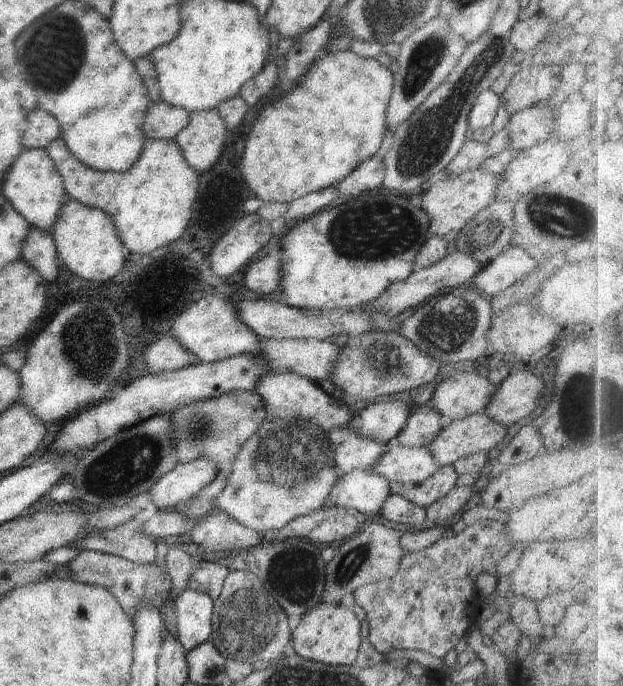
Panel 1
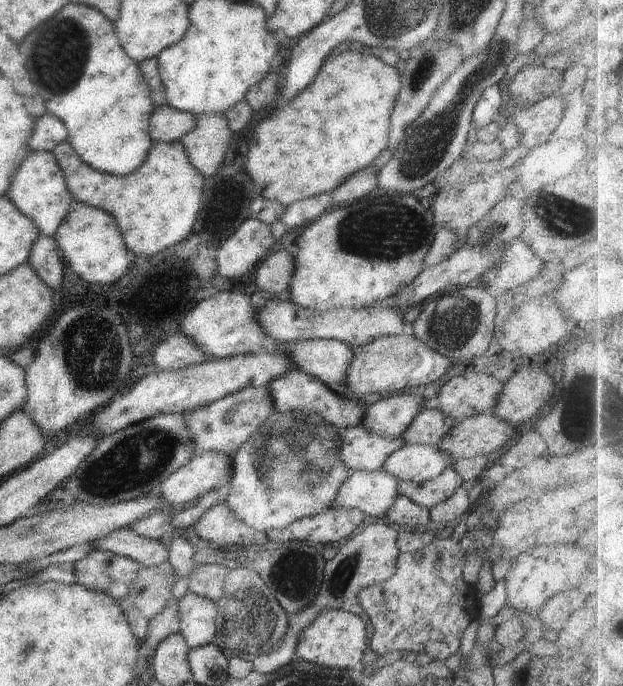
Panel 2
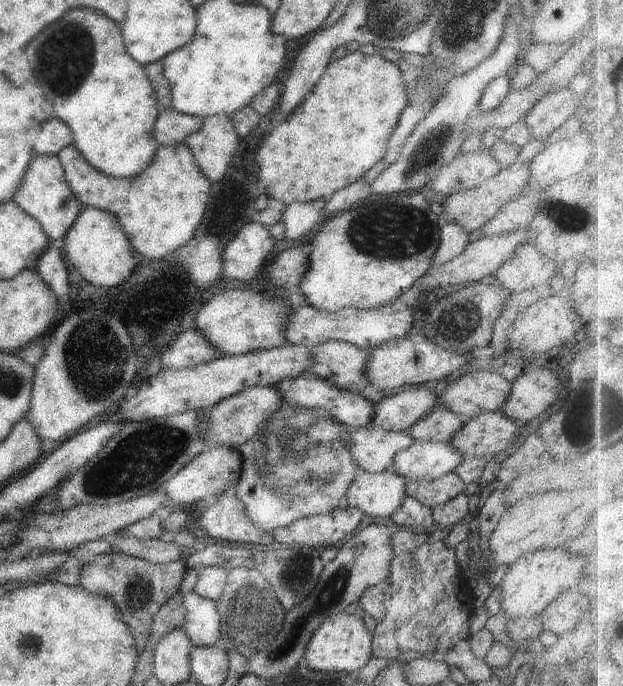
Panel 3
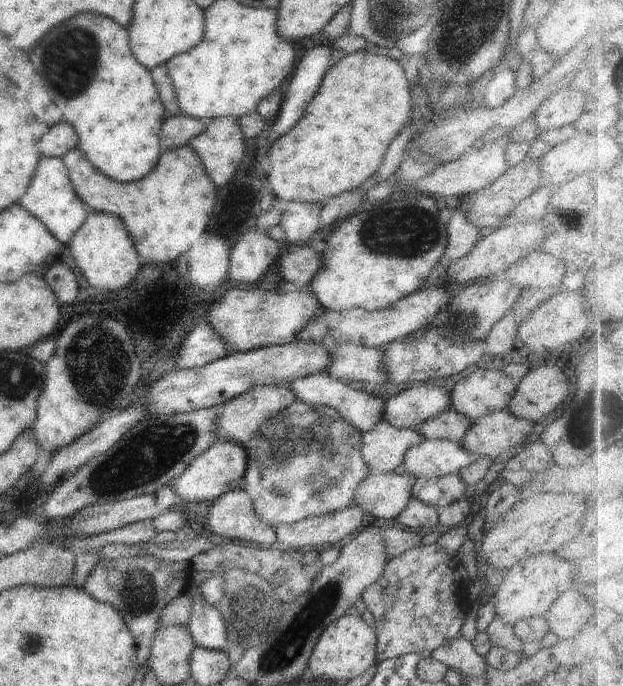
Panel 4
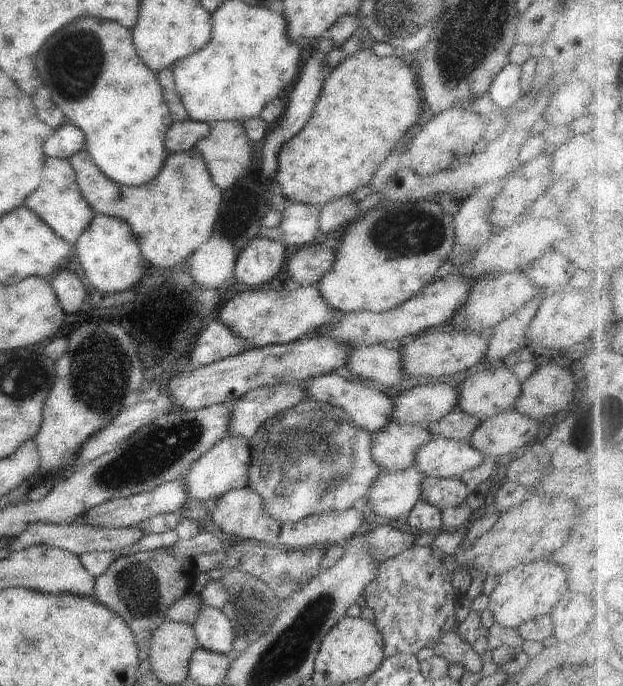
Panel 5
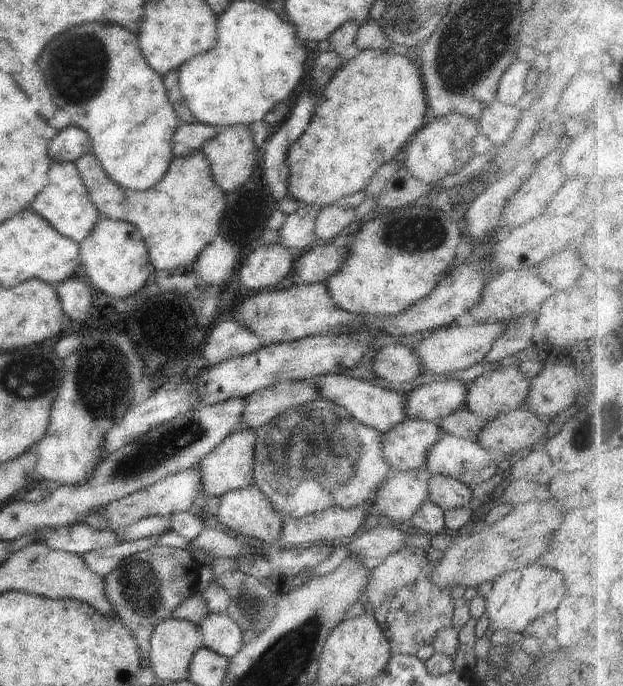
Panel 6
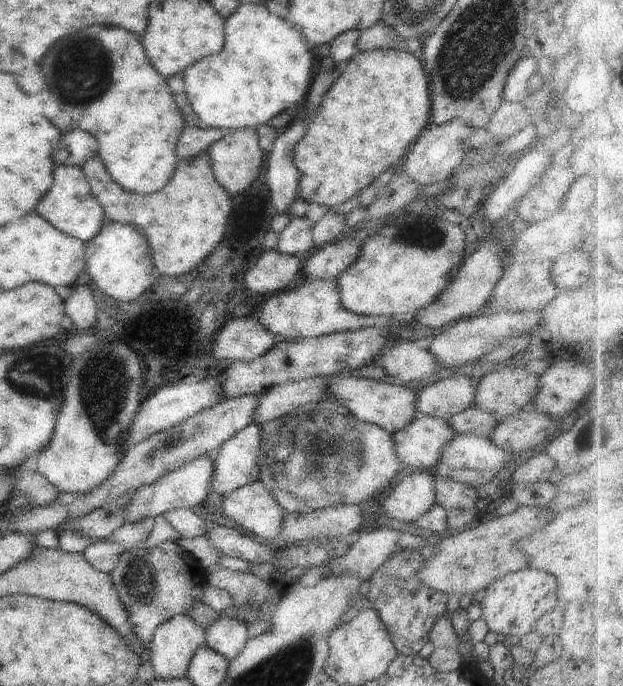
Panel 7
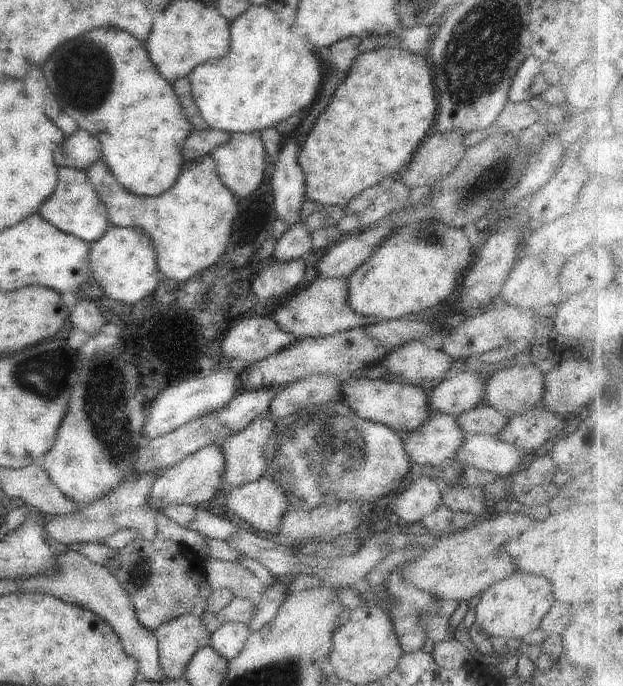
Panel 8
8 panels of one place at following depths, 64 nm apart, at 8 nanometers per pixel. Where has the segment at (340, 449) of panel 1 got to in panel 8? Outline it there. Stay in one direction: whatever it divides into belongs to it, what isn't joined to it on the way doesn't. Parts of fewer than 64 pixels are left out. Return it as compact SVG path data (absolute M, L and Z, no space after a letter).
M433 413L424 426L402 434L402 440L412 464L438 467L456 456L464 444L464 432L455 416Z

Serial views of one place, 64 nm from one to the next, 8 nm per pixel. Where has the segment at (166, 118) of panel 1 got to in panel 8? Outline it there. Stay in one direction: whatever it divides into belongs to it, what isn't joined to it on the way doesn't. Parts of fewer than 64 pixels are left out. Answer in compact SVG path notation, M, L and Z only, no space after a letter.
M193 129L184 140L184 148L182 148L184 160L198 160L201 156L210 155L216 146L226 144L228 140L230 133L220 129Z

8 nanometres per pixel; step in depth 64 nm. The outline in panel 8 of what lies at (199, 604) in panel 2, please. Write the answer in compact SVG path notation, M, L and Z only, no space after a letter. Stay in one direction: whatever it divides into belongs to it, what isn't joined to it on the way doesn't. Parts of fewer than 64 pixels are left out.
M228 622L210 634L209 645L229 661L244 648L250 633L249 625Z

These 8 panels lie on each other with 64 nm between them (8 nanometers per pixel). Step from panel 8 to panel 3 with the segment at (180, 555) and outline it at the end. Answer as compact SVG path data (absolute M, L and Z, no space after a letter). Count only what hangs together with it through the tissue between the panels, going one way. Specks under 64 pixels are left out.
M119 551L98 555L85 564L80 574L80 586L89 594L105 598L112 597L114 605L121 613L124 625L130 630L137 643L140 654L152 636L154 616L166 601L179 593L186 570L181 561L154 566L139 557L132 557Z

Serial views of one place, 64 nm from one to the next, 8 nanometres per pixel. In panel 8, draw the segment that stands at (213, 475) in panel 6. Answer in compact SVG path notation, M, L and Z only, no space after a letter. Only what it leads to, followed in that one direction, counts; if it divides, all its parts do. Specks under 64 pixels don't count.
M257 416L246 428L221 442L226 466L223 491L256 482L265 475L268 464L264 458L264 446L274 428L276 421L270 416Z

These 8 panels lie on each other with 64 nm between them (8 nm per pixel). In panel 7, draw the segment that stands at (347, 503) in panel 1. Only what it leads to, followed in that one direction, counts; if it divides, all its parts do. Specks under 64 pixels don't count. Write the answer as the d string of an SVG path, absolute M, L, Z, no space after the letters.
M416 470L401 481L394 481L392 489L381 506L383 514L400 522L414 522L434 504L434 480L436 472Z

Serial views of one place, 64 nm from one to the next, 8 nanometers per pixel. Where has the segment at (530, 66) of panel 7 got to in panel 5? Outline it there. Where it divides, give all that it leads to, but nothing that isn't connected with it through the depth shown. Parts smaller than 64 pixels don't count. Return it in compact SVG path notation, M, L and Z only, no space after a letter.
M508 63L499 74L496 74L492 84L490 84L487 97L500 108L508 108L524 93L520 86L521 79L522 65Z

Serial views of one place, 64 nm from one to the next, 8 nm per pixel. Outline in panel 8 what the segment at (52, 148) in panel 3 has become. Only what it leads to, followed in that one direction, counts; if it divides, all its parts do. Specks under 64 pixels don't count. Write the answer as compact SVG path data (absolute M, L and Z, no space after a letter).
M85 130L66 135L60 148L56 148L54 160L59 167L86 170L92 162L101 160L102 145L97 137Z

